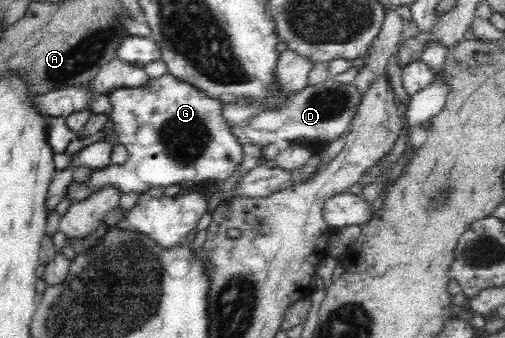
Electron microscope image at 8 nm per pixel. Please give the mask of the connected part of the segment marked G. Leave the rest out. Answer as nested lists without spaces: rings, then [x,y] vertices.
[[[166,73],[156,79],[151,78],[144,87],[122,88],[108,96],[111,104],[111,112],[108,114],[109,121],[112,122],[111,132],[126,149],[127,160],[116,167],[92,170],[86,183],[72,181],[65,194],[70,203],[88,199],[106,186],[114,186],[120,190],[120,197],[136,193],[140,200],[149,197],[148,192],[155,187],[164,189],[171,185],[185,185],[190,191],[192,189],[212,190],[218,182],[225,182],[231,178],[244,162],[243,147],[228,130],[229,122],[223,116],[222,102],[206,96],[186,82],[181,82],[172,74]]]

